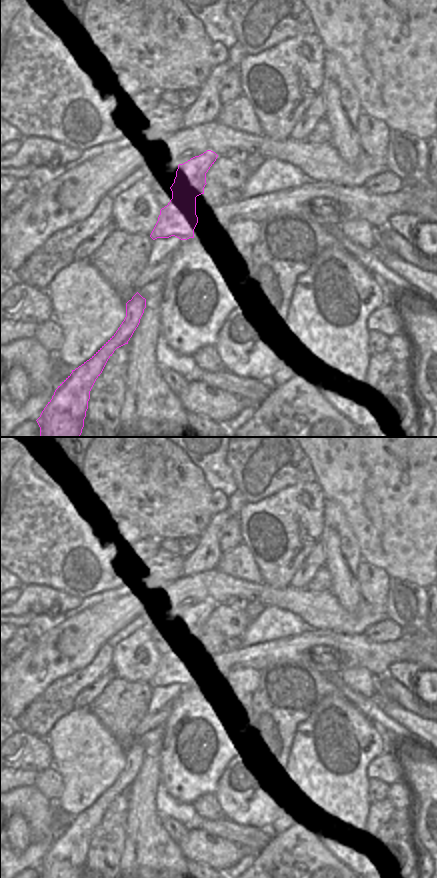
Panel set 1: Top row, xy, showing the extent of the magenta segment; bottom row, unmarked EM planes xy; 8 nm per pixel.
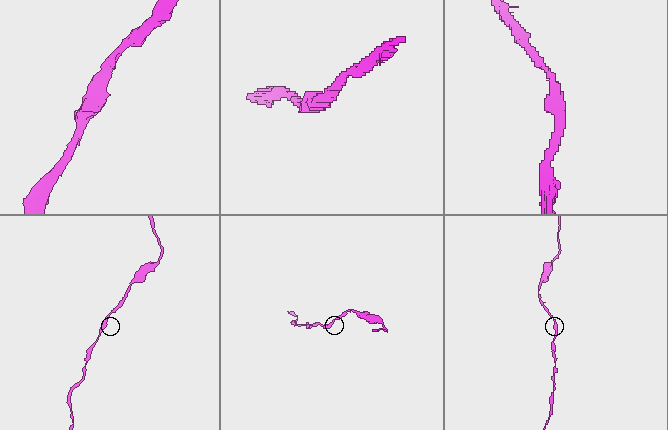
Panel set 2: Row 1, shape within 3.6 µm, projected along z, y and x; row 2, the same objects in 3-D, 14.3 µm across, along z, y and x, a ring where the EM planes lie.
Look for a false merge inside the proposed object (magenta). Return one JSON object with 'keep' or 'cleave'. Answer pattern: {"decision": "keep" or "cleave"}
{"decision": "keep"}

